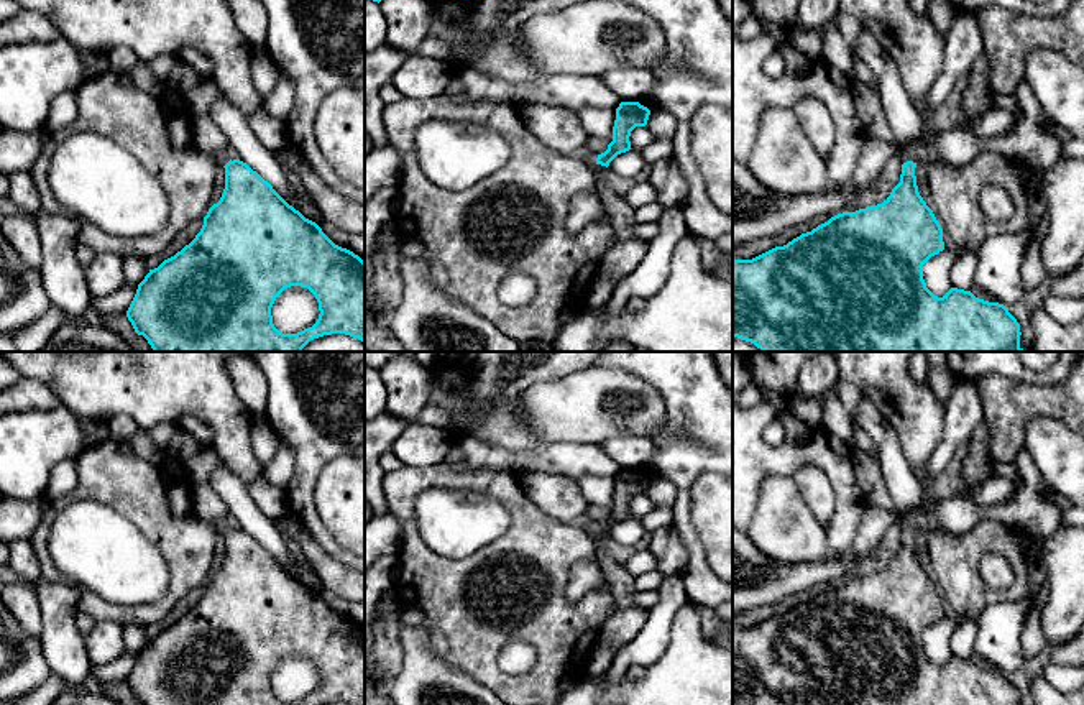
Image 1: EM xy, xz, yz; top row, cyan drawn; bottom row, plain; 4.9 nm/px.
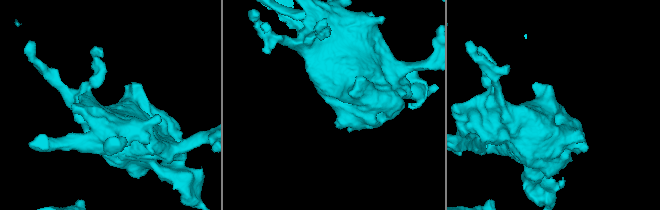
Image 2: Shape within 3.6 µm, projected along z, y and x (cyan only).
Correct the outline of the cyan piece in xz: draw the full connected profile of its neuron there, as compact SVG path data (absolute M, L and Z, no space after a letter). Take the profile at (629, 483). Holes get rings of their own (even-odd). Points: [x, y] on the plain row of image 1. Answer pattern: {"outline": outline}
{"outline": "M621 470L616 477L613 509L608 513L608 518L601 523L596 523L588 516L588 513L585 513L576 523L583 526L591 536L596 532L608 536L618 523L631 518L631 500L636 495L645 495L649 483L650 478L639 470Z"}

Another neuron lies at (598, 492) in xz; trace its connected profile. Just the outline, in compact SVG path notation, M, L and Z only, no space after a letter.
M585 477L578 480L578 486L590 506L603 508L608 513L613 509L614 477Z

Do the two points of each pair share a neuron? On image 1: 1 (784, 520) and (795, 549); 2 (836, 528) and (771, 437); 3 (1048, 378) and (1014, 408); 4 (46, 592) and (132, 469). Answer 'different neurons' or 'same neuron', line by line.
1: same neuron
2: different neurons
3: different neurons
4: different neurons

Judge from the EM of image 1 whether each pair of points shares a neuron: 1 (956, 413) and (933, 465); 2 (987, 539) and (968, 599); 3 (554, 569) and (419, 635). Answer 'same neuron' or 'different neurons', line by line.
1: same neuron
2: same neuron
3: different neurons

